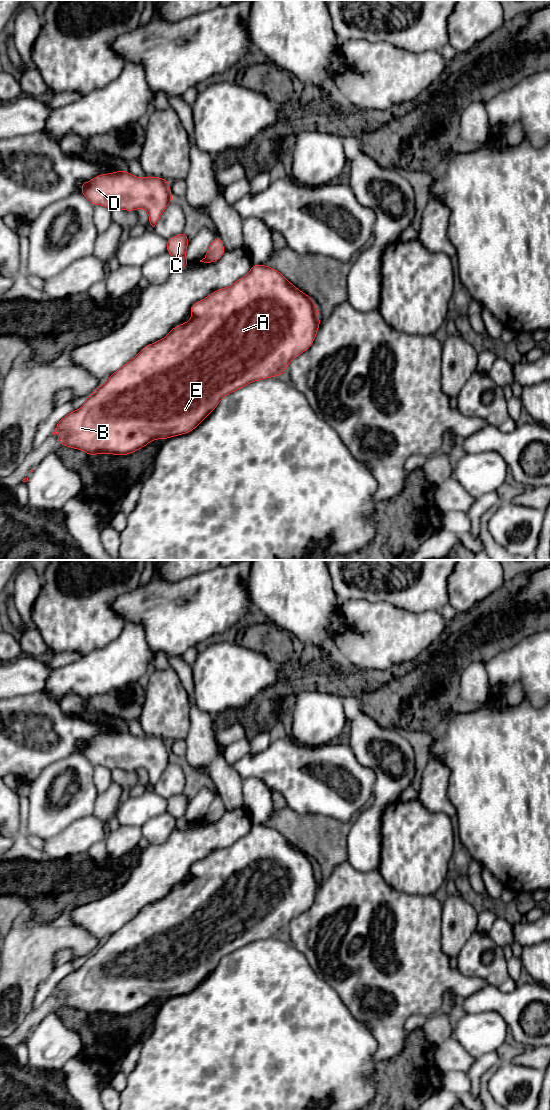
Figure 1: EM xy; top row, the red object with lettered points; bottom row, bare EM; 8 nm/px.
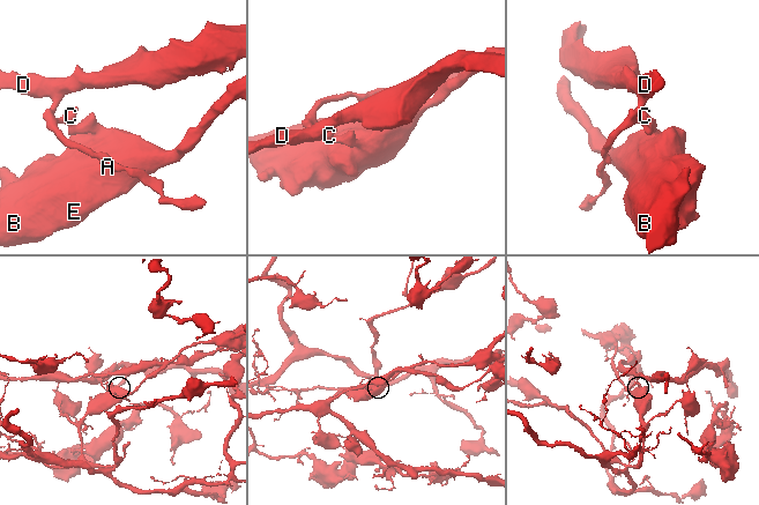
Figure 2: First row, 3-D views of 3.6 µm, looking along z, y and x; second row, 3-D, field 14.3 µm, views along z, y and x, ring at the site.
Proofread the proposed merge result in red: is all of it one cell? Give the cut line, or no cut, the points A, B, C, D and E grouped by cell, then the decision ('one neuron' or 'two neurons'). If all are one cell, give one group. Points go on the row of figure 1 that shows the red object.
cut in xy along (183, 256), (176, 260); A B E / C D; two neurons

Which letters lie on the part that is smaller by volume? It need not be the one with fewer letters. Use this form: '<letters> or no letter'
C, D

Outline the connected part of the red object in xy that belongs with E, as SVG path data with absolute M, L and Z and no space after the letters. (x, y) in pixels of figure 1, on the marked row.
M252 264L251 270L231 286L216 290L206 298L194 303L189 311L192 315L189 322L177 325L166 337L145 346L133 359L112 373L106 383L99 385L86 398L81 408L69 412L57 423L52 435L57 431L60 433L57 439L62 446L85 451L90 456L100 453L122 456L143 448L155 439L166 440L173 436L187 434L194 430L218 406L224 396L257 380L284 375L290 361L312 346L321 322L314 301L306 293L301 292L276 269L258 264Z

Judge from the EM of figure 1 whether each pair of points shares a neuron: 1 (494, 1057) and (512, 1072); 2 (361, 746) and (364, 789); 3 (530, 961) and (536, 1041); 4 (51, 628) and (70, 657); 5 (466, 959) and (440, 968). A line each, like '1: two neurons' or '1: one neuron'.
1: two neurons
2: two neurons
3: two neurons
4: two neurons
5: two neurons

